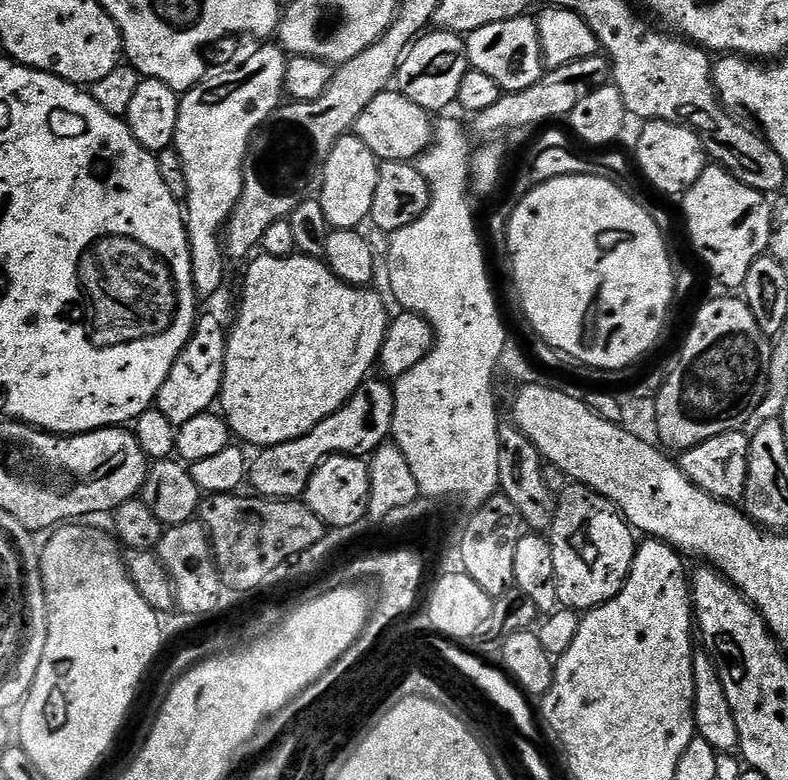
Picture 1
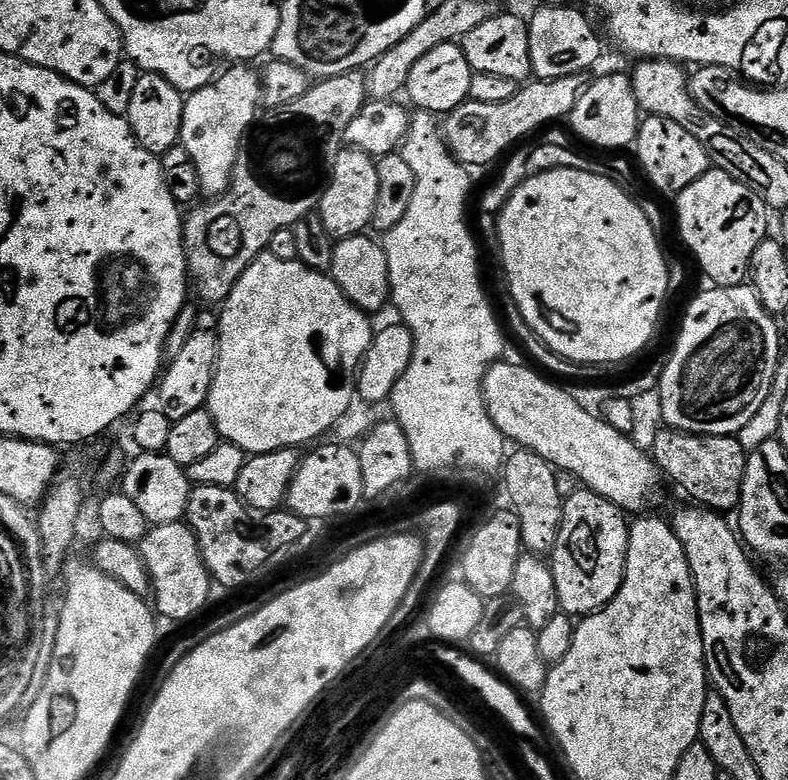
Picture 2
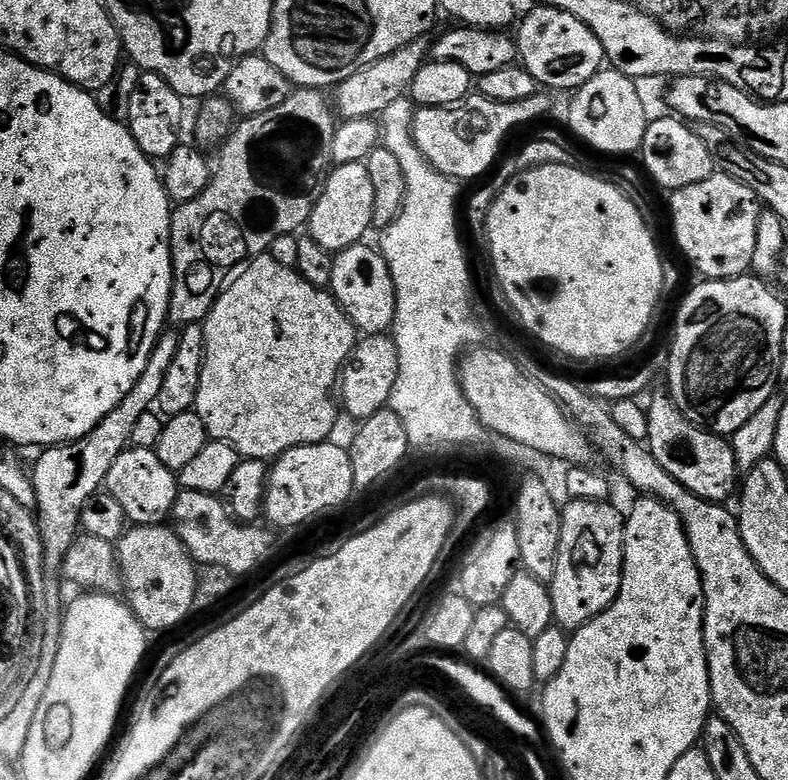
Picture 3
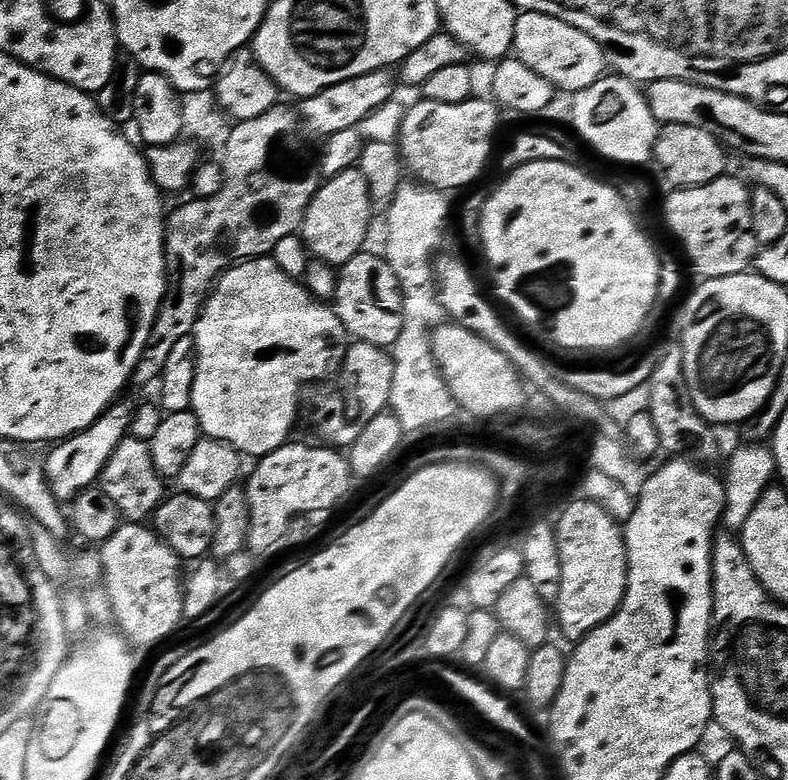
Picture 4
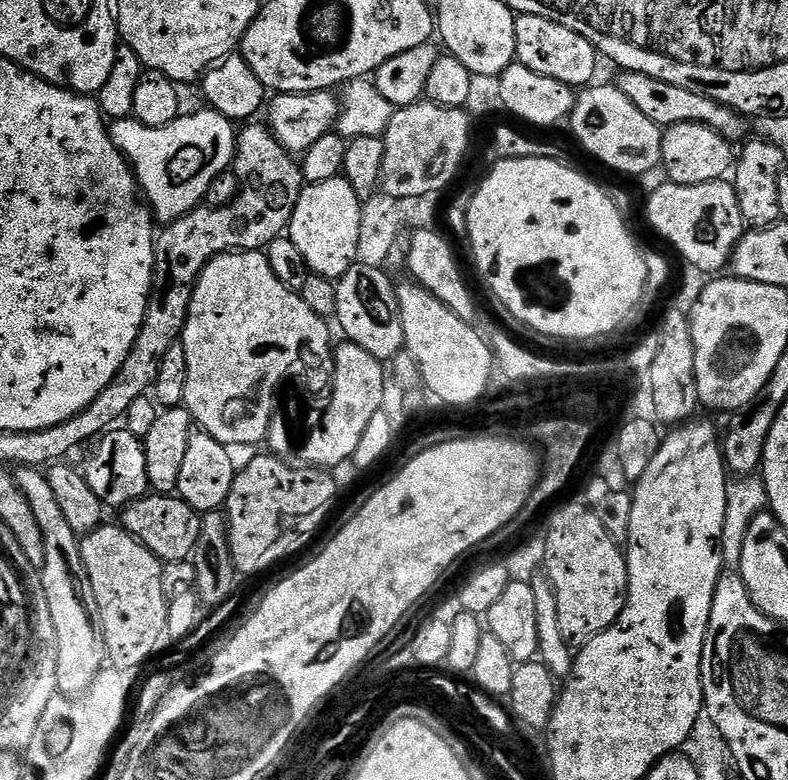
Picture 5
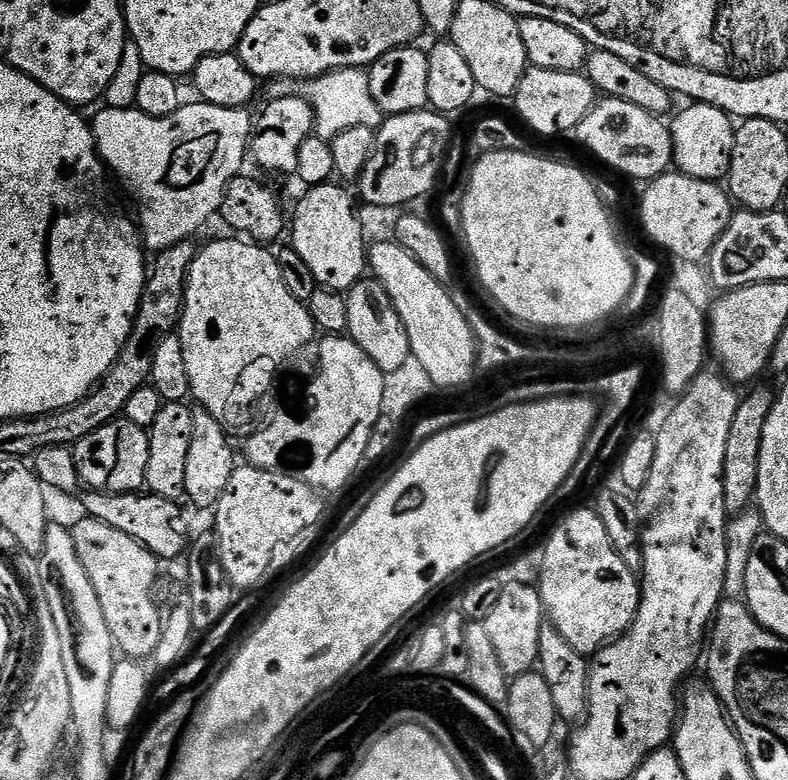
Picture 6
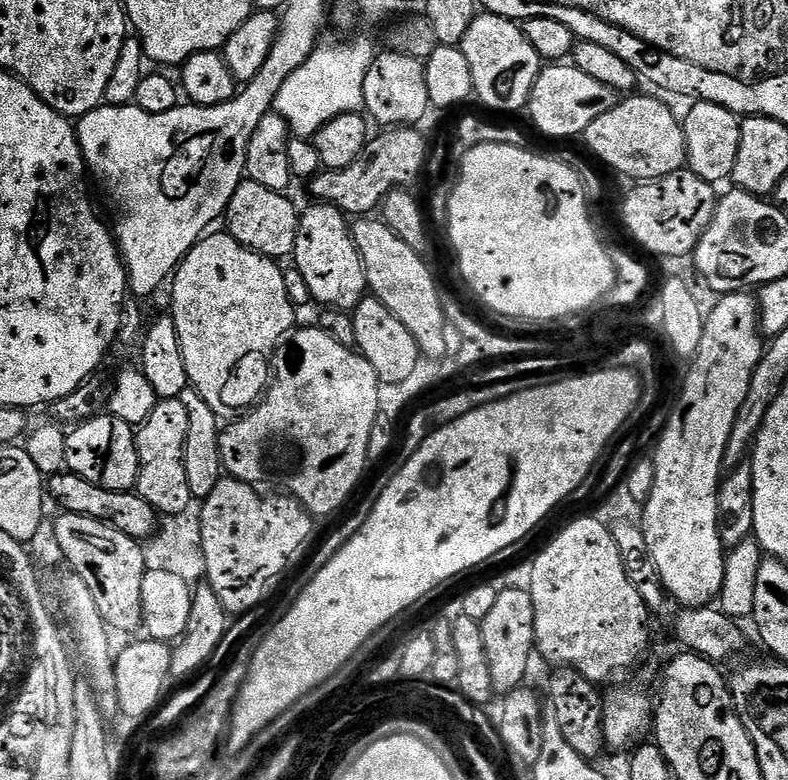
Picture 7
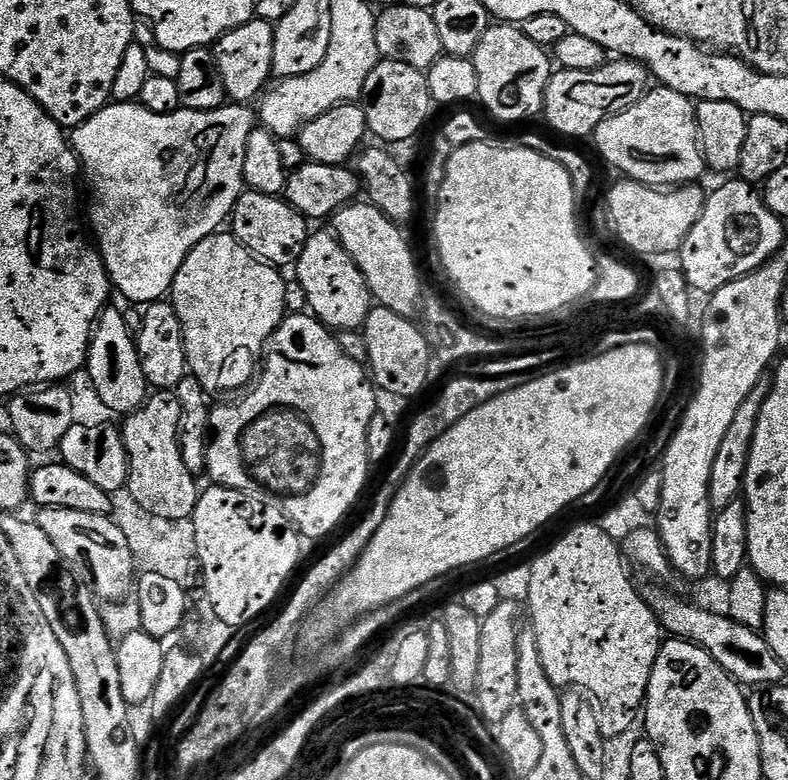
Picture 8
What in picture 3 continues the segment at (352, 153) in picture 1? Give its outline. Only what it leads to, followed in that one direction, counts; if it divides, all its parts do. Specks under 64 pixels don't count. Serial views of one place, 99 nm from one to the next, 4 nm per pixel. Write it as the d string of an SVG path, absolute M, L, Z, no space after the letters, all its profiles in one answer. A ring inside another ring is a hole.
M367 163L337 164L328 173L328 180L324 184L306 228L314 238L314 242L318 242L318 246L335 254L365 239L364 235L372 228L373 214L374 186L370 183Z

